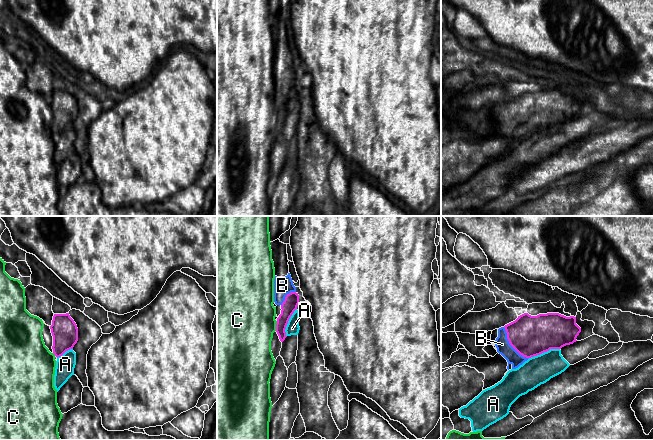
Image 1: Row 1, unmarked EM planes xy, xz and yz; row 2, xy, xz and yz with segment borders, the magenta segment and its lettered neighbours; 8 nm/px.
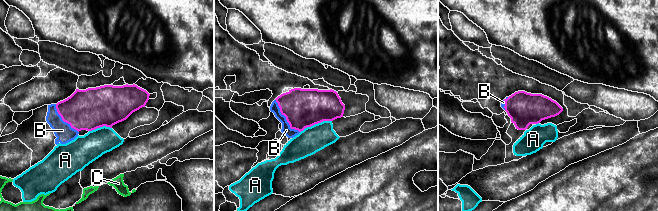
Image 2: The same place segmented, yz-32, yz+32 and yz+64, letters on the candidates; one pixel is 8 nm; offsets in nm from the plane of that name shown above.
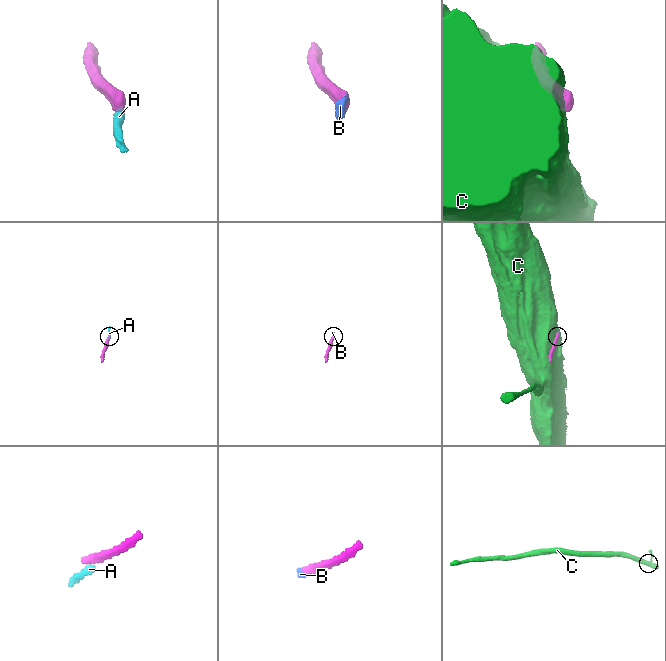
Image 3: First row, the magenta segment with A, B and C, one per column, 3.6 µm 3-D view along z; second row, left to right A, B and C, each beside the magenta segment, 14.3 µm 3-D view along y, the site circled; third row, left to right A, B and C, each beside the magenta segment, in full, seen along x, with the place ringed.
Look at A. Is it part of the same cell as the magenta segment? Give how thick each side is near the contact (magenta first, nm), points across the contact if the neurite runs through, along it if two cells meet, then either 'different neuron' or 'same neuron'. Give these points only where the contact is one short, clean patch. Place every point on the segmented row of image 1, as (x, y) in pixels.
calibres 320 and 240 nm; border yz (559, 348), (550, 348), (528, 359); different neuron

